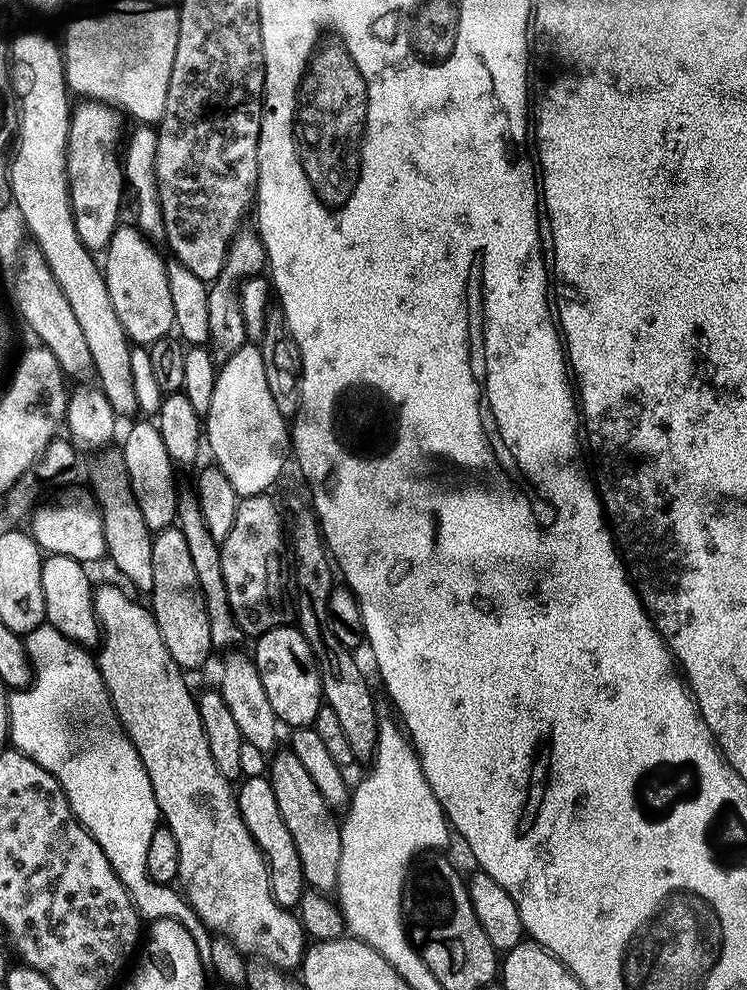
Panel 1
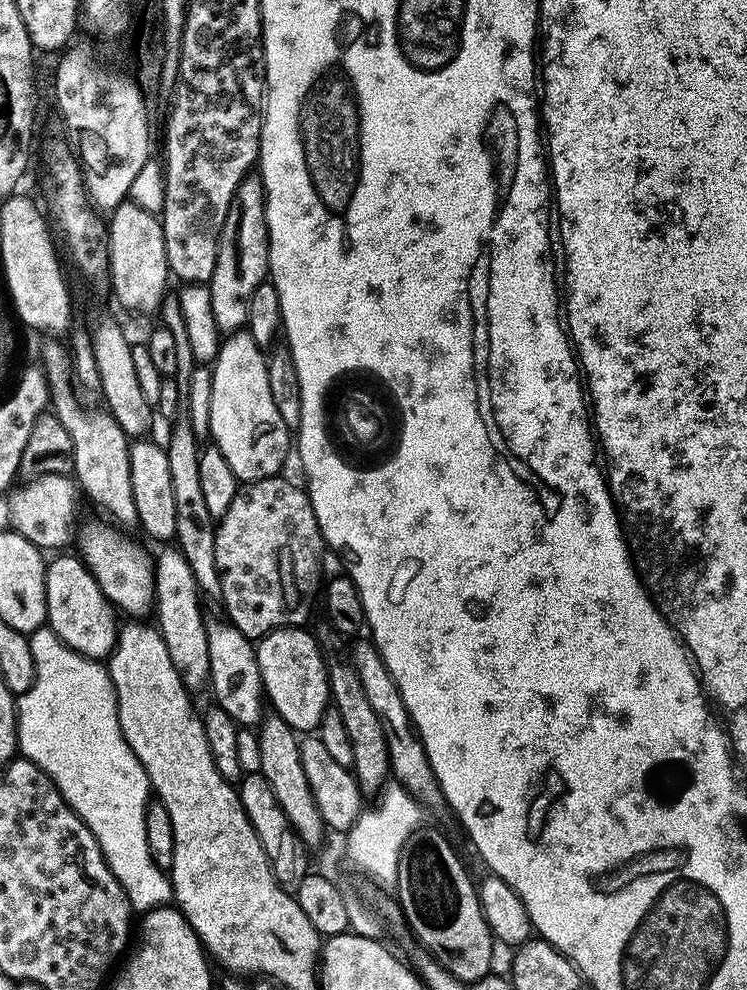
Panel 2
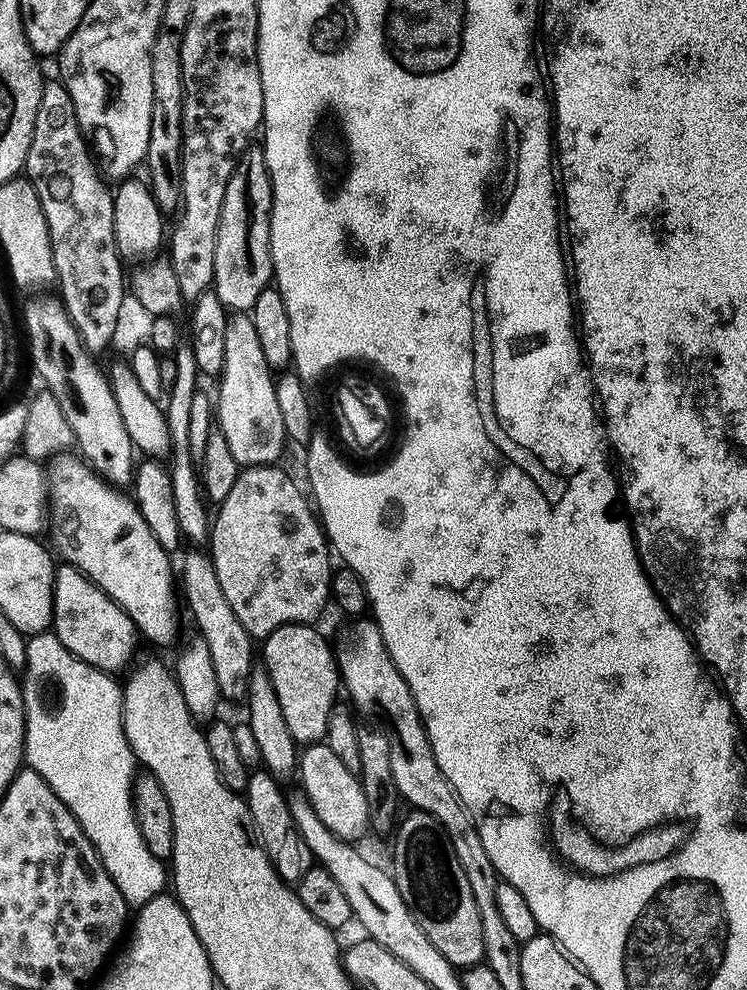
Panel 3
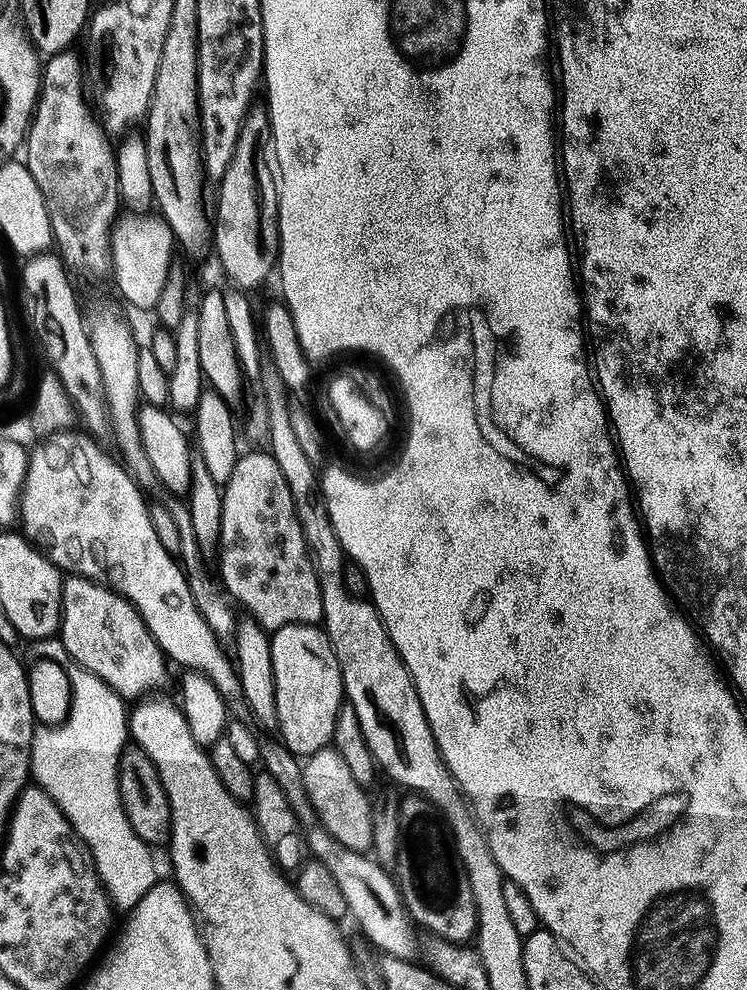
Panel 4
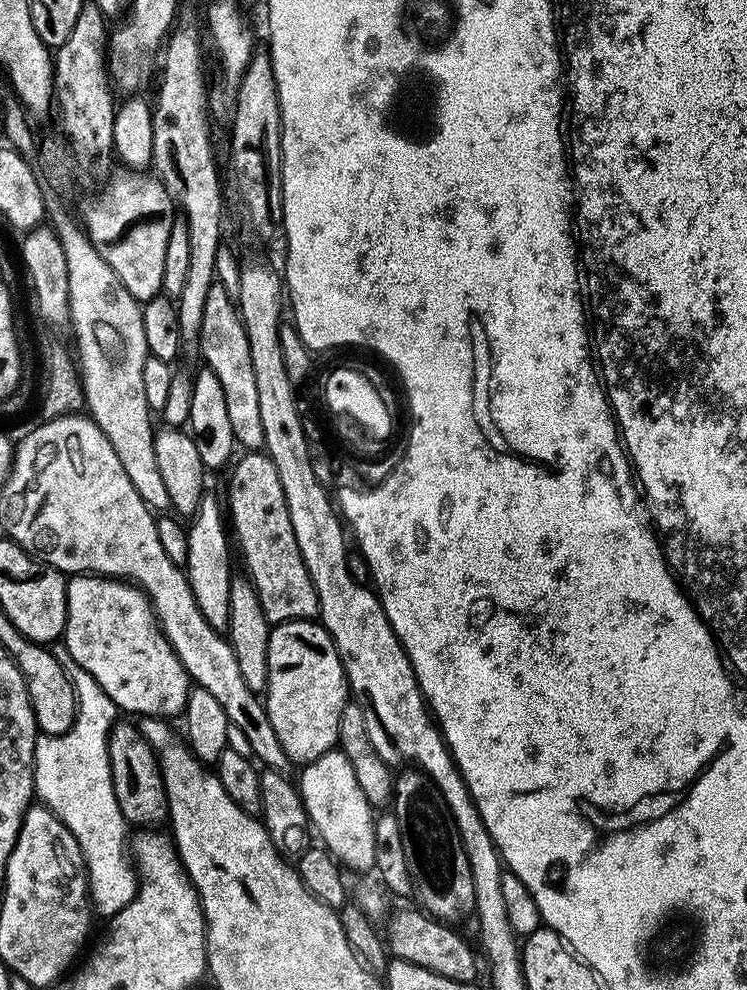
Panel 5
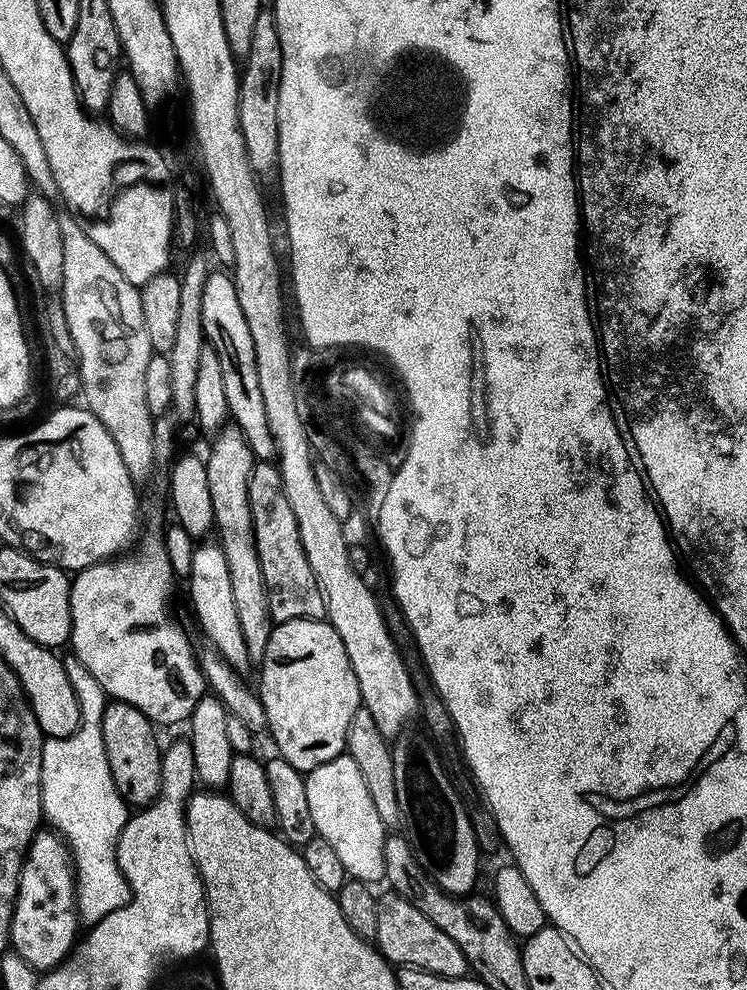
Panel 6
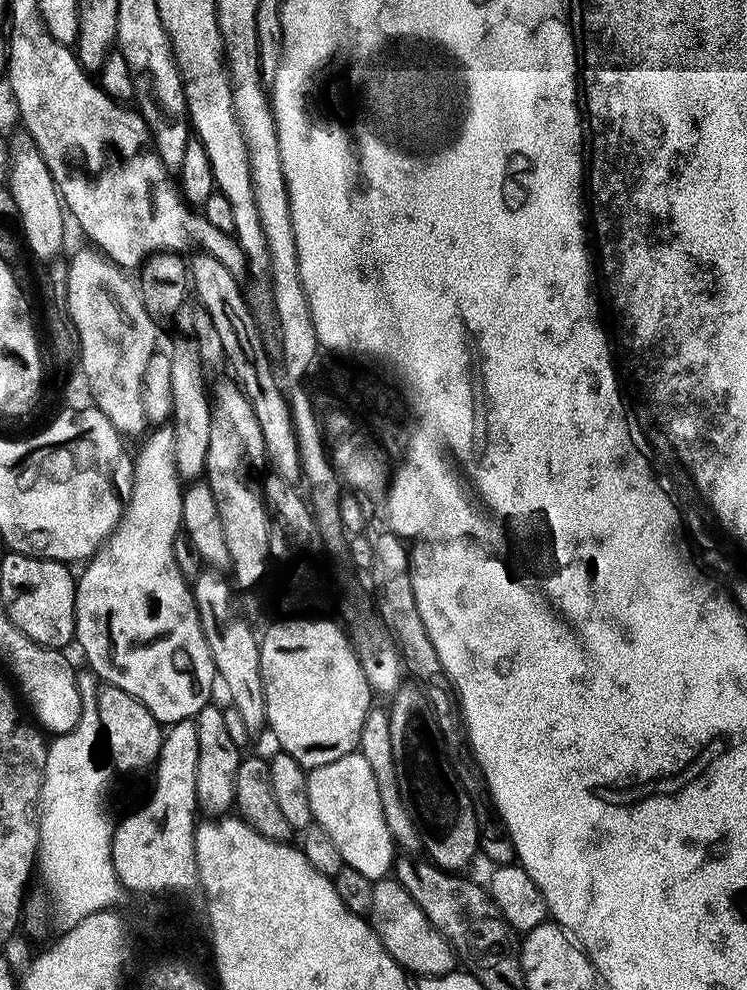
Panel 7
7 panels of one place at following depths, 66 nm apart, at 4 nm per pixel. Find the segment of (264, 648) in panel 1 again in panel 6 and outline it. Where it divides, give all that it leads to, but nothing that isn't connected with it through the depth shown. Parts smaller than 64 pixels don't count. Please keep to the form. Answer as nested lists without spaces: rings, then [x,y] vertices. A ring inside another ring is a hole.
[[[327,619],[279,621],[270,642],[266,642],[266,654],[258,661],[258,668],[258,695],[266,710],[267,731],[272,732],[280,751],[279,759],[306,774],[342,755],[348,727],[362,705],[358,678],[354,678],[342,638]]]

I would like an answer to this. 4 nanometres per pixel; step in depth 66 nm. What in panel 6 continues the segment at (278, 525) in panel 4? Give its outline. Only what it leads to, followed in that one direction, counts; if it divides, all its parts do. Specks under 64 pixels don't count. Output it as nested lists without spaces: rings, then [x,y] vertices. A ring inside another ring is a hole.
[[[253,463],[248,497],[258,562],[262,566],[273,621],[325,619],[324,595],[316,584],[314,570],[310,570],[310,562],[306,560],[306,550],[302,548],[302,538],[298,534],[298,521],[294,519],[294,510],[290,510],[290,502],[286,502],[280,469],[275,463]]]

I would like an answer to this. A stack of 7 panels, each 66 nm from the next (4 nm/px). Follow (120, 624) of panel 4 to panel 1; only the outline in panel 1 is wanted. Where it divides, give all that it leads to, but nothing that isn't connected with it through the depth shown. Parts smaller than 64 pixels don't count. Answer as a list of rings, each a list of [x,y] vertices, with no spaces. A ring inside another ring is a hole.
[[[69,556],[43,557],[42,598],[46,602],[44,619],[63,636],[89,650],[95,649],[102,640],[102,629],[96,622],[96,611],[92,601],[94,584],[88,581],[85,565]]]

